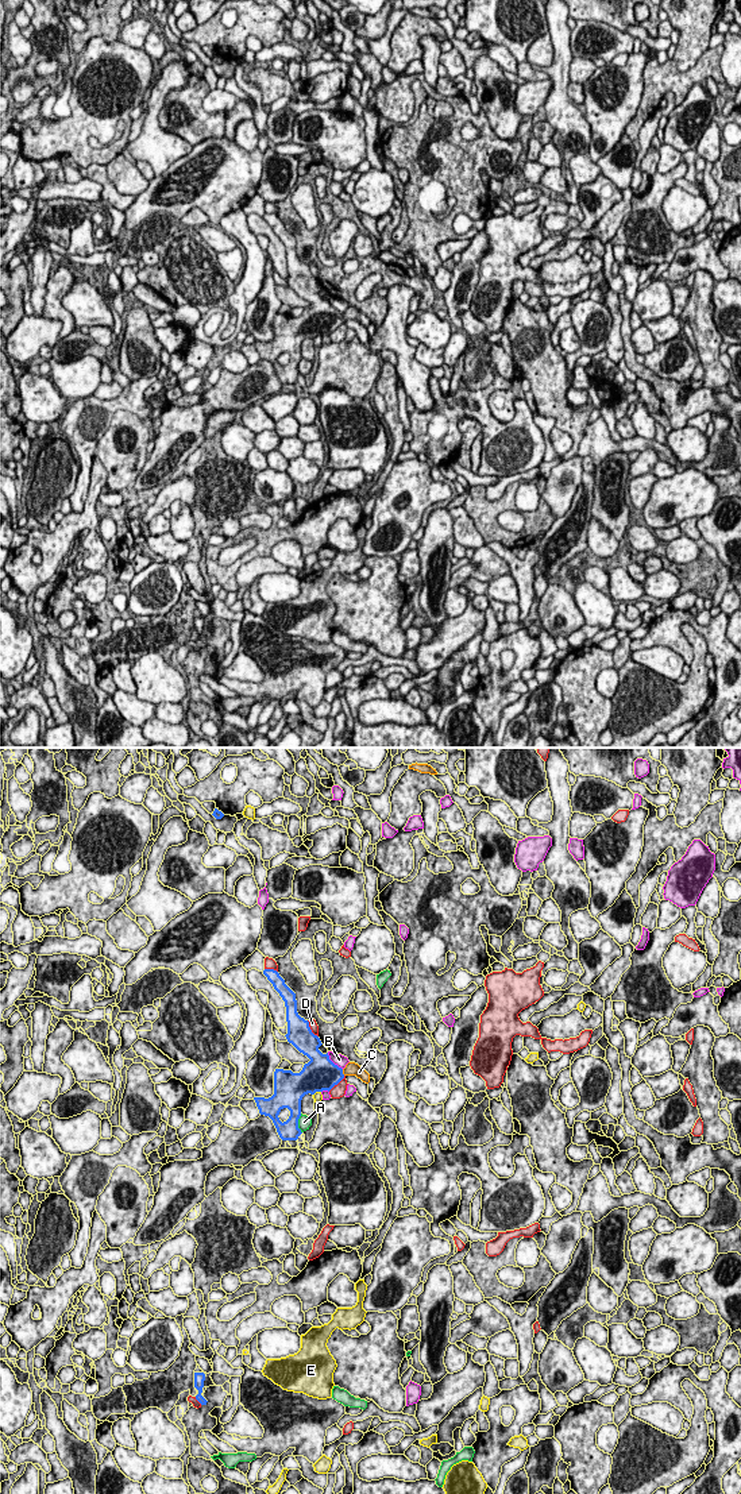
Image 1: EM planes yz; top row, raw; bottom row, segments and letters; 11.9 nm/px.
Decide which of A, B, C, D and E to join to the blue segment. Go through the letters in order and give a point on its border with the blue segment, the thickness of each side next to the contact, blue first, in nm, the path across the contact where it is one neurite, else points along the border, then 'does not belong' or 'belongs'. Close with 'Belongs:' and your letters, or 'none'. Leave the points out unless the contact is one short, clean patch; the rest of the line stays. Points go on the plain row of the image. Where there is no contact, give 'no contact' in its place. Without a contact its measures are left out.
A: contact yz (297, 367); calibres 240 and 160 nm; does not belong
B: contact yz (332, 307); calibres 400 and 140 nm; does not belong
C: contact yz (342, 316); calibres 380 and 160 nm; belongs
D: contact yz (309, 273); calibres 300 and 100 nm; does not belong
E: contact yz (316, 335); calibres 400 and 120 nm; does not belong
Belongs: C

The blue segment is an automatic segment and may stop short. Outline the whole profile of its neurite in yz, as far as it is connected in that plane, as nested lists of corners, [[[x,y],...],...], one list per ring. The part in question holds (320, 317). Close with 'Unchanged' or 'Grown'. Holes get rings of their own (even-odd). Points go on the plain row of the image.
[[[265,213],[263,219],[279,238],[286,251],[287,286],[310,305],[304,309],[300,317],[275,313],[274,339],[269,343],[254,341],[260,359],[269,360],[282,385],[297,385],[302,378],[298,372],[301,360],[301,344],[305,339],[331,335],[346,320],[356,320],[363,327],[370,327],[370,319],[358,308],[348,306],[344,313],[335,309],[328,297],[323,298],[319,292],[323,289],[309,271],[309,266],[297,256],[296,238],[285,228],[285,224],[274,213]],[[287,352],[290,360],[281,366],[279,356]]]. Grown

